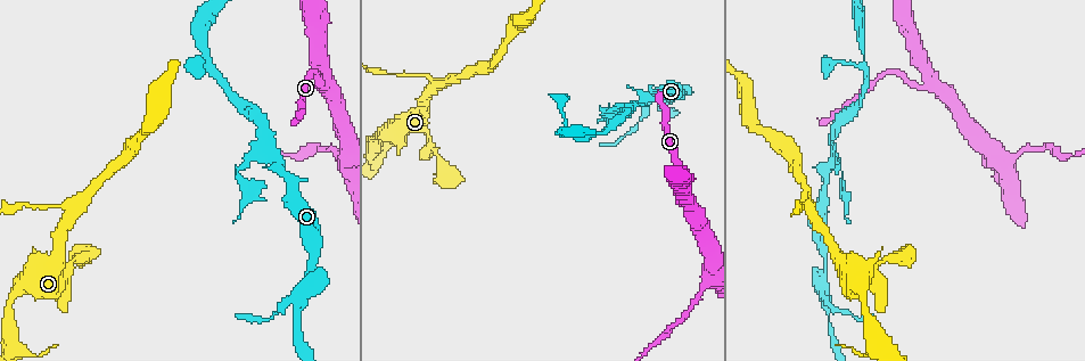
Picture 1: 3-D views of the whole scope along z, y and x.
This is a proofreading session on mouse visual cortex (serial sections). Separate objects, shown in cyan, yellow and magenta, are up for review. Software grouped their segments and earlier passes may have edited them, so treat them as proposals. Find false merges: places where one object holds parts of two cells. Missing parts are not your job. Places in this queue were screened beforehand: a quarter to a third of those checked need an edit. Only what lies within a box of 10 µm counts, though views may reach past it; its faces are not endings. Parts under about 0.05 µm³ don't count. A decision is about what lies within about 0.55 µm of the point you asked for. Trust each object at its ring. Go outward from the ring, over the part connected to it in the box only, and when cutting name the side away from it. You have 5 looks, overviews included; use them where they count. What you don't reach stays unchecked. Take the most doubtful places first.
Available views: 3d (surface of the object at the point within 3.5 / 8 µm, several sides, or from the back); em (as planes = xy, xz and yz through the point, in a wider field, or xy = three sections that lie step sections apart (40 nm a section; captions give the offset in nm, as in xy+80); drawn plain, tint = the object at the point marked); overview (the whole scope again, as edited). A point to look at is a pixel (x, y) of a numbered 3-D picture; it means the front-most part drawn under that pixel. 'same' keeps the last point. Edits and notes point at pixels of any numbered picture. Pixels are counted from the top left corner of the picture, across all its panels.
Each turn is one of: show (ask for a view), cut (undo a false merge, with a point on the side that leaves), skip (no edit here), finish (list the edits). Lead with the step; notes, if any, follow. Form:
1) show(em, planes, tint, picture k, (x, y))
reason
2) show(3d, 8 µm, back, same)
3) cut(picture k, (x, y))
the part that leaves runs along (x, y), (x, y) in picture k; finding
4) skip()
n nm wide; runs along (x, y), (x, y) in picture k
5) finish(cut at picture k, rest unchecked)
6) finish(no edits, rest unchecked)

show(3d, 3.5 µm, picture 1, (828, 164))
three arms meet

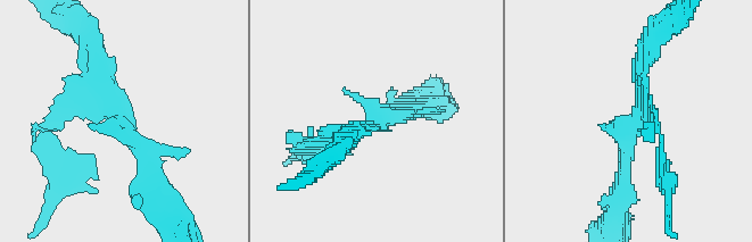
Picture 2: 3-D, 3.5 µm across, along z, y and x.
cut(picture 2, (68, 117))
two cells meet here

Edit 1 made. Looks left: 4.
show(3d, 3.5 µm, picture 1, (812, 210))

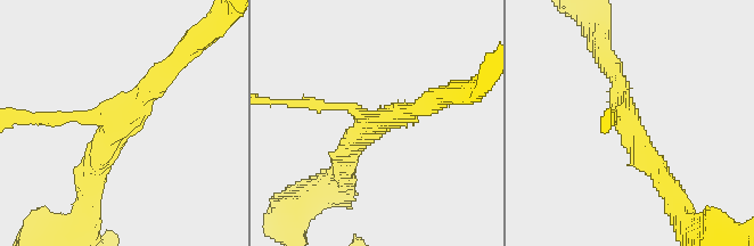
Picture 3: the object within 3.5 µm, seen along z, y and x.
show(em, xy, step 3, tint, picture 3, (115, 127))
3 arms; arms of 150, 250, 300 nm

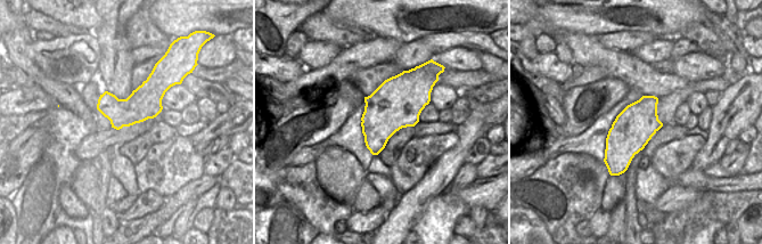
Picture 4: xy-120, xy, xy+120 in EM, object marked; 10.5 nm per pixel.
skip()
all the same cell

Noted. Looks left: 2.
finish(cut at picture 2, rest unchecked)

